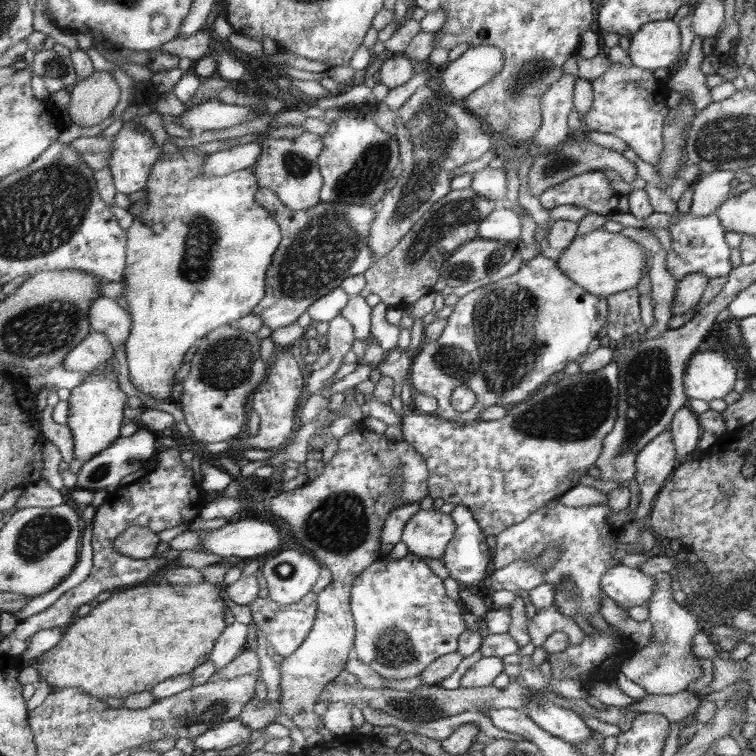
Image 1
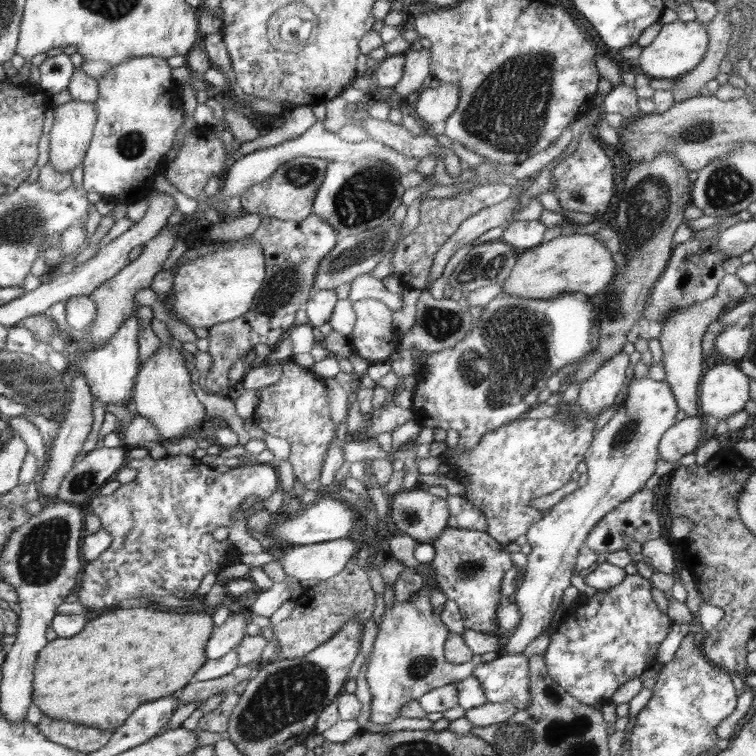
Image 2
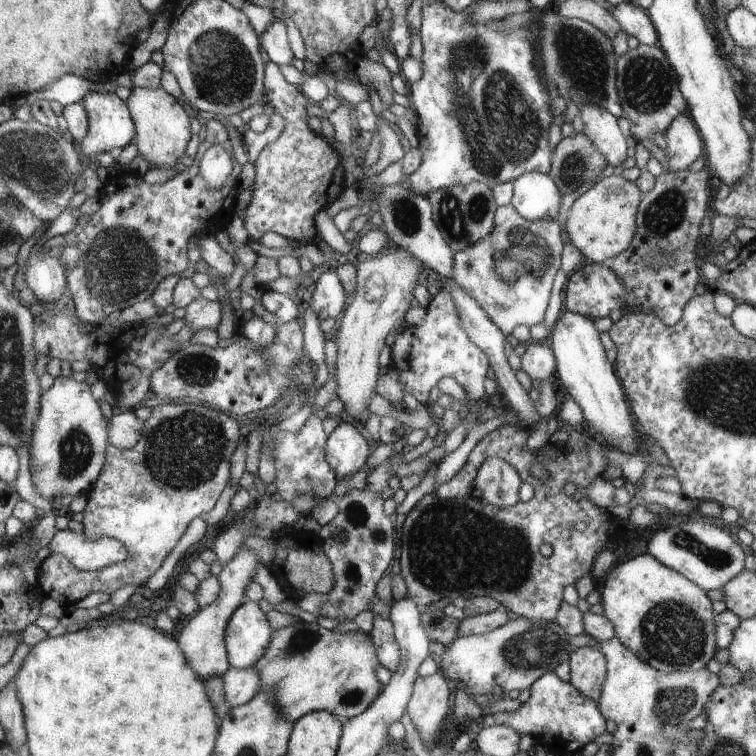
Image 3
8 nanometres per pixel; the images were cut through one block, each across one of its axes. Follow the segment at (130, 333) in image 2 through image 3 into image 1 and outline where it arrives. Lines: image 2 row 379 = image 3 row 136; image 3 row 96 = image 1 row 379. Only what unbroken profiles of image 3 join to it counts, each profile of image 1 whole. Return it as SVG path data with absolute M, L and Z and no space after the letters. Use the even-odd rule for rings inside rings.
M114 368L110 372L92 372L88 374L80 386L71 391L68 400L68 425L72 429L74 439L73 458L82 464L95 459L100 453L120 438L120 428L124 420L126 394L118 384L119 371Z

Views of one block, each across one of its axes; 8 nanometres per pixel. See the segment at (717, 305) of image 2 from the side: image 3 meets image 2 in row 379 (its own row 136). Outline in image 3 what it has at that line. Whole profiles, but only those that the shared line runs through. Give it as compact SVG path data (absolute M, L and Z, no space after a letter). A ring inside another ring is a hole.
M679 114L671 122L665 137L668 143L665 154L668 156L670 170L689 169L690 165L705 152L698 127L687 114Z

